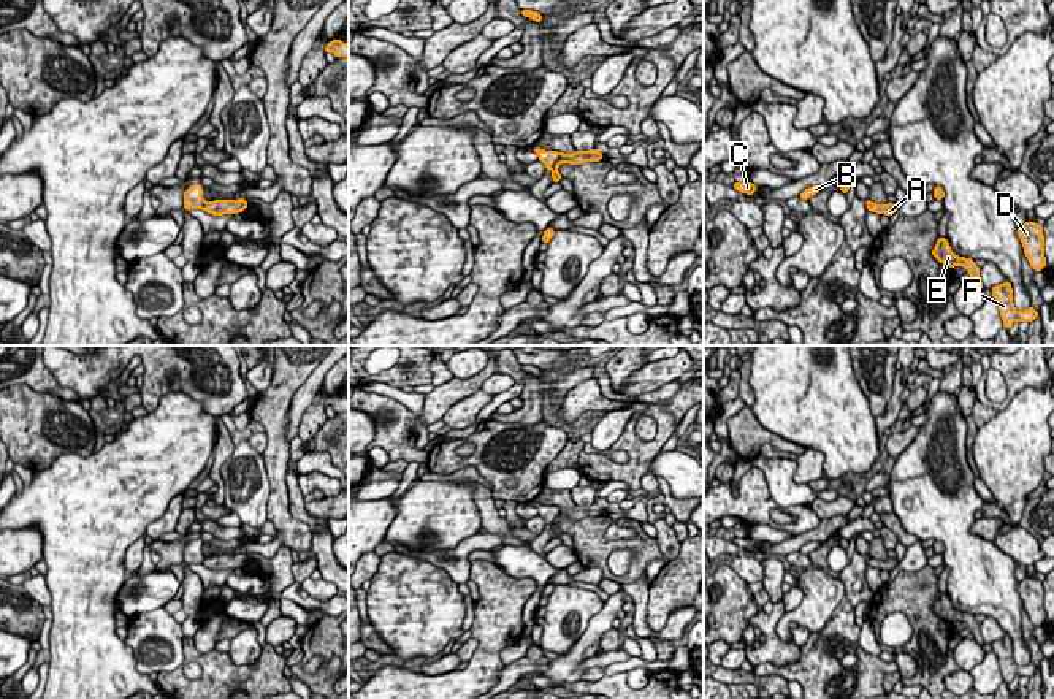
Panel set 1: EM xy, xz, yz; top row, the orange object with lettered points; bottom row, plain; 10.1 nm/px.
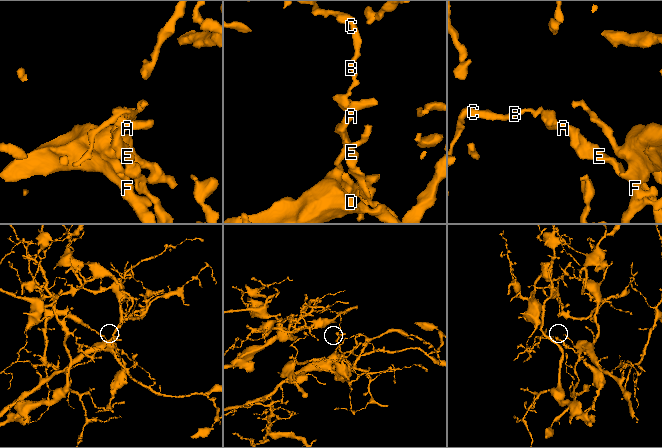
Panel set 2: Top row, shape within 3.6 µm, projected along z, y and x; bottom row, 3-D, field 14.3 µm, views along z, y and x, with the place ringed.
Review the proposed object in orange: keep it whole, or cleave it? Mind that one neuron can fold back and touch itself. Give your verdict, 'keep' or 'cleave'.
cleave

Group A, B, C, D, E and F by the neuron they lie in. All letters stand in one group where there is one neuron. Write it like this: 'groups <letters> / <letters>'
groups A E / B C D F

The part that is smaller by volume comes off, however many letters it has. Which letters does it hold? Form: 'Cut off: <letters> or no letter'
Cut off: A, E

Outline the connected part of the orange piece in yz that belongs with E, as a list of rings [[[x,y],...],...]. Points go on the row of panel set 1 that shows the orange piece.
[[[938,238],[937,244],[932,250],[934,258],[937,258],[940,263],[954,268],[954,266],[964,266],[968,273],[970,277],[973,279],[973,284],[980,288],[984,290],[984,285],[980,279],[980,268],[975,265],[975,260],[959,257],[951,250],[951,246],[946,238]]]

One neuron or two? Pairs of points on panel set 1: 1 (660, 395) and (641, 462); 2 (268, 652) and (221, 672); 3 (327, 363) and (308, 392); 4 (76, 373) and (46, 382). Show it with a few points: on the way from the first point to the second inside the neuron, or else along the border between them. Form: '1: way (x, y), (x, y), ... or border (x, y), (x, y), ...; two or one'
1: border (682, 384), (666, 401), (649, 404); two
2: way (262, 666), (254, 674), (235, 674); one
3: way (320, 370), (311, 385); one
4: border (43, 362), (78, 400); two

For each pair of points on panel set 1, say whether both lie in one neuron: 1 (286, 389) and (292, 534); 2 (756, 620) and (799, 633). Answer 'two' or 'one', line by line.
1: one
2: two

